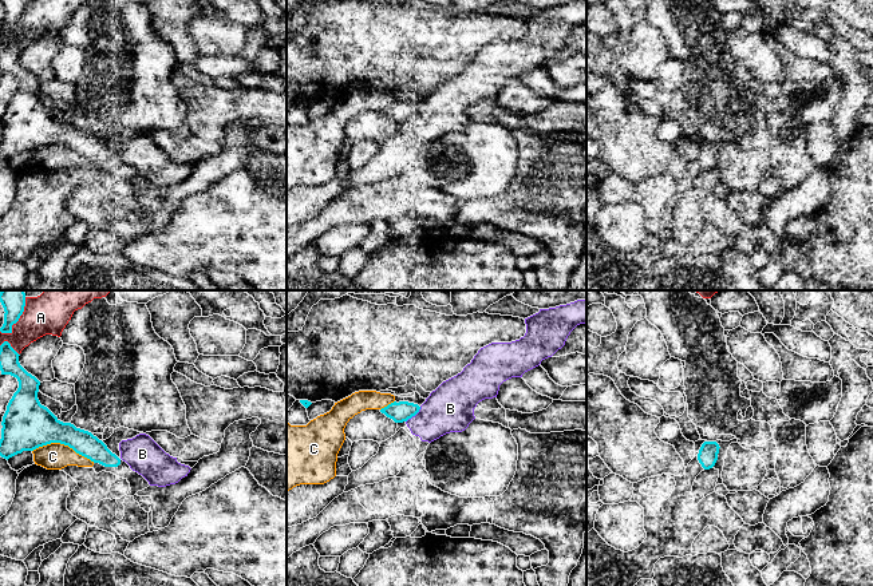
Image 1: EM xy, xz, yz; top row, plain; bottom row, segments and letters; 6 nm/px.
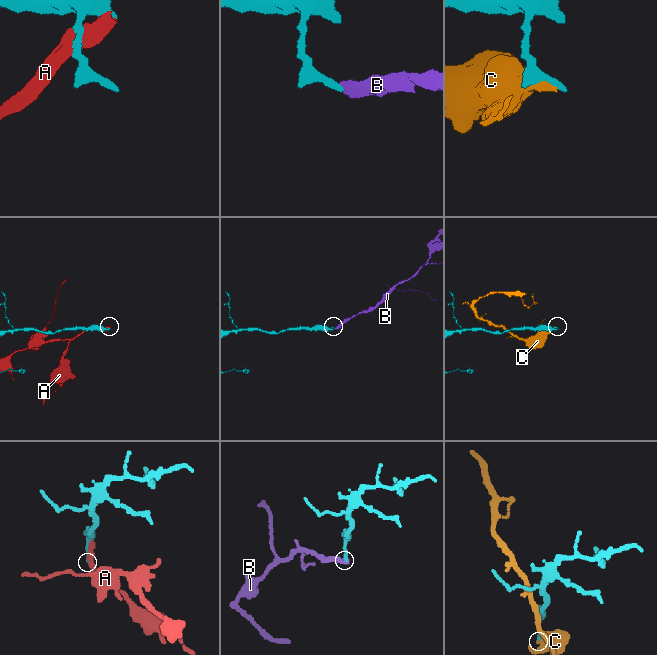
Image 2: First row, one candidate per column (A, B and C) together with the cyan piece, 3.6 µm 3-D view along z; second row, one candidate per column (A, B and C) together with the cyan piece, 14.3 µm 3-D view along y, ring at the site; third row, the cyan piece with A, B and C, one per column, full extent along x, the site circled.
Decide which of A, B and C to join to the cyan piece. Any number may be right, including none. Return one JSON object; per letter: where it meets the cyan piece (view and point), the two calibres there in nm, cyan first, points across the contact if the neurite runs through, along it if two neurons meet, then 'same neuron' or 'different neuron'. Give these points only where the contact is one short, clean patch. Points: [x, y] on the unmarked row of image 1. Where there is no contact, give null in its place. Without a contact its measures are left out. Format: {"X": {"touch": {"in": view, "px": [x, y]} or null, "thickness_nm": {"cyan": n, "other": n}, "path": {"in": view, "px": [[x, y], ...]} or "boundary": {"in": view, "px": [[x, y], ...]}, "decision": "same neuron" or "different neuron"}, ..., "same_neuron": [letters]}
{"A": {"touch": {"in": "xy", "px": [18, 20]}, "thickness_nm": {"cyan": 110, "other": 220}, "decision": "different neuron"}, "B": {"touch": {"in": "xz", "px": [414, 115]}, "thickness_nm": {"cyan": 120, "other": 280}, "decision": "different neuron"}, "C": {"touch": {"in": "xy", "px": [63, 143]}, "thickness_nm": {"cyan": 300, "other": 160}, "boundary": {"in": "xy", "px": [[32, 150], [51, 143], [63, 143], [94, 162]]}, "decision": "different neuron"}, "same_neuron": []}

